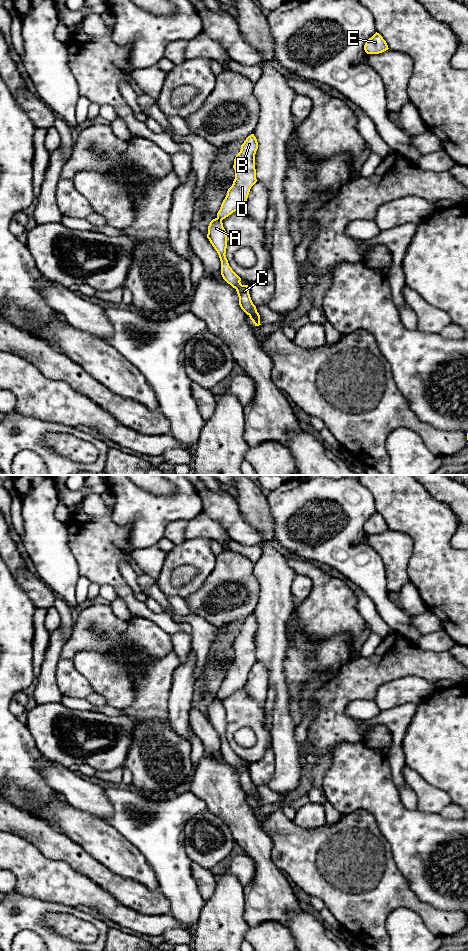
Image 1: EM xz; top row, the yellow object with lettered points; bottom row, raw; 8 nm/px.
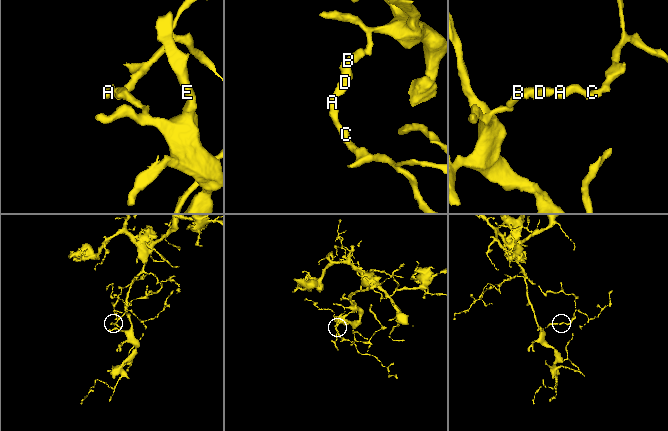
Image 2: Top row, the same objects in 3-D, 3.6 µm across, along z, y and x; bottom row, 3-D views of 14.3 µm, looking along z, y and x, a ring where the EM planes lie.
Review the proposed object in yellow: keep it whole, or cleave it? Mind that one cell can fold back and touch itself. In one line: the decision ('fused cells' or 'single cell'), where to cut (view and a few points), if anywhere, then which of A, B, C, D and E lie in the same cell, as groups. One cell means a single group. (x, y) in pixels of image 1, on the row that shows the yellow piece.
fused cells | xz (217, 216), (221, 220) | A C / B D E

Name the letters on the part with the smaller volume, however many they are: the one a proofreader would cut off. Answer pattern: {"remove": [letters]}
{"remove": ["A", "C"]}

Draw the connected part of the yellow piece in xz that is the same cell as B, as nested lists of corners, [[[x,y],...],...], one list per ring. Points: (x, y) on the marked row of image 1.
[[[251,134],[241,145],[241,150],[234,159],[235,179],[217,213],[219,219],[223,220],[245,206],[251,187],[257,182],[255,169],[257,149],[257,139]]]

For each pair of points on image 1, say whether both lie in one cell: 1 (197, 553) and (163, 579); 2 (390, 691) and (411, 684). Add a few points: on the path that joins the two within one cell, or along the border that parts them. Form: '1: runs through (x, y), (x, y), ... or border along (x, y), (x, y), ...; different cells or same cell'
1: runs through (187, 553), (183, 554), (168, 569); same cell
2: runs through (395, 691), (406, 689); same cell

